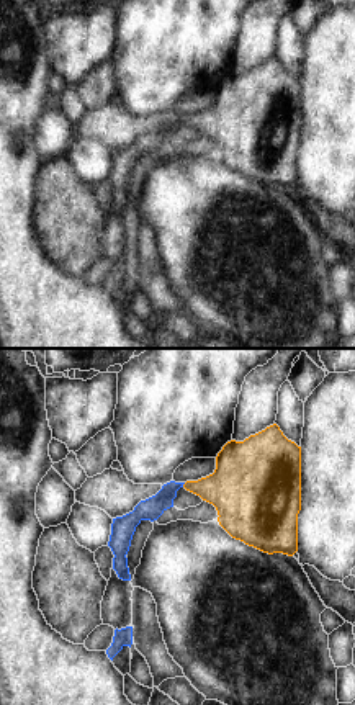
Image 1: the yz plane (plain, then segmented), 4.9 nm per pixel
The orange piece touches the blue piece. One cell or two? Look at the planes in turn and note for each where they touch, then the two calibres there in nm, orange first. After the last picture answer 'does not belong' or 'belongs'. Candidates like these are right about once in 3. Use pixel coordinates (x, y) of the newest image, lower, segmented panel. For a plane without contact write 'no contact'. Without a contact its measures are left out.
contact (184, 484); calibres 260 and 110 nm

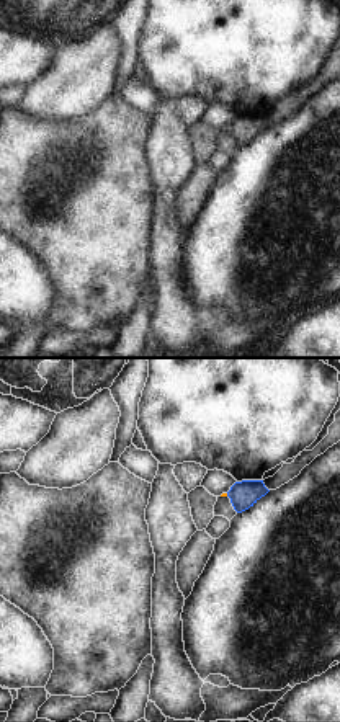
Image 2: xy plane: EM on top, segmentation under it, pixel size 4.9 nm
no contact

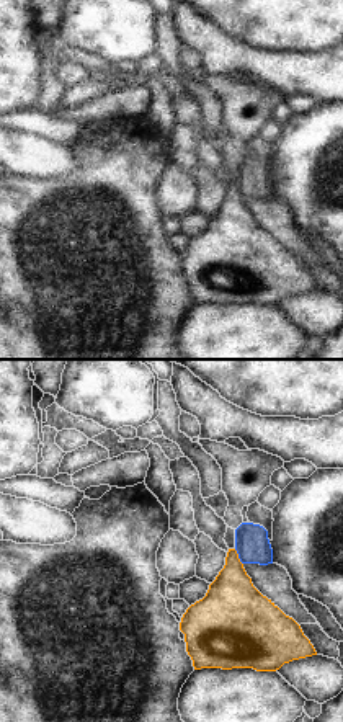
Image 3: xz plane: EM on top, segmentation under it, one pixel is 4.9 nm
contact (237, 557); calibres 300 and 170 nm

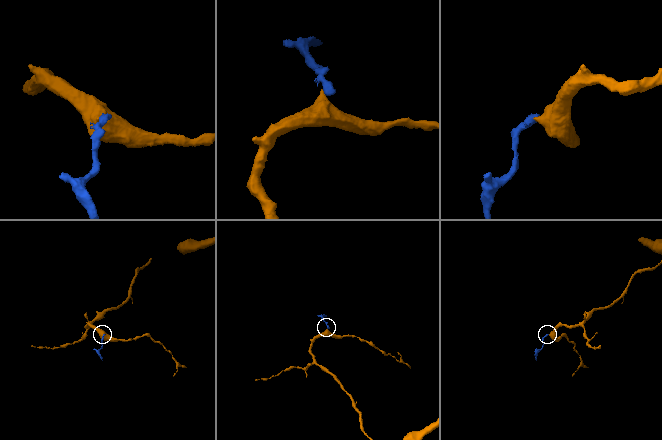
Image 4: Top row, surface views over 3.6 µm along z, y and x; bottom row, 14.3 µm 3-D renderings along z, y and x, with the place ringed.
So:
does not belong

